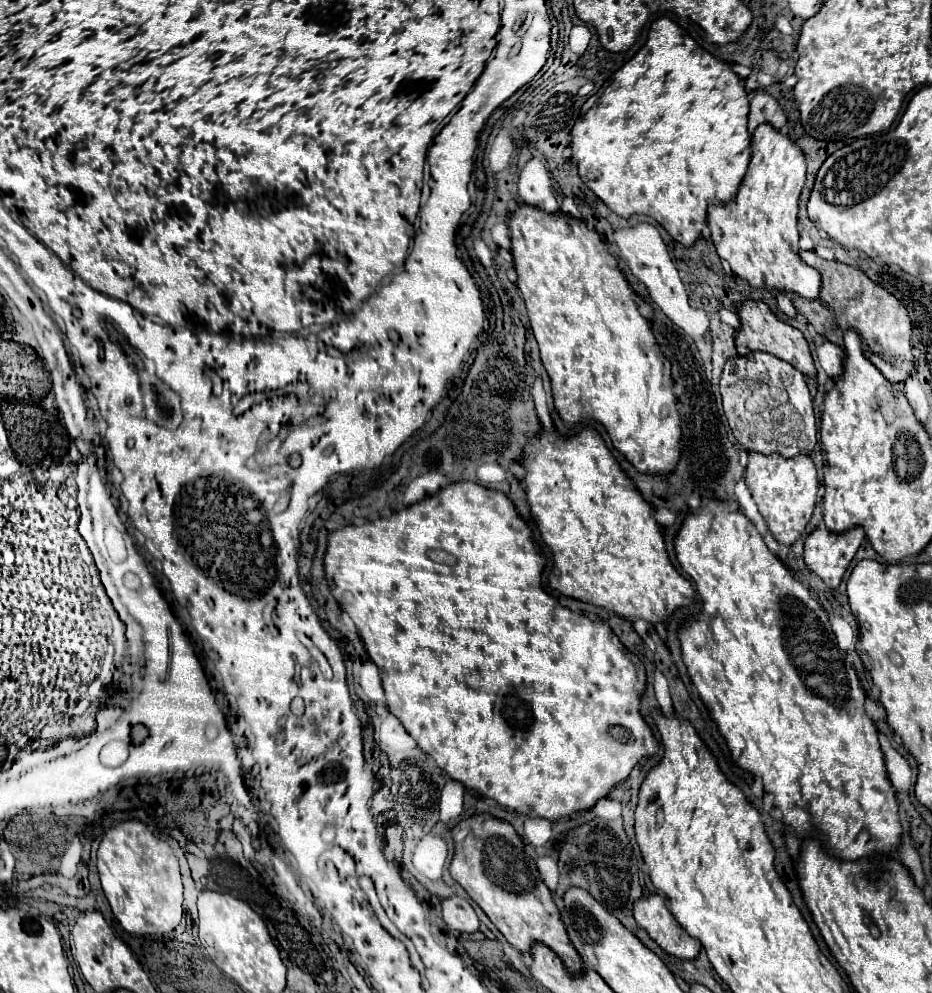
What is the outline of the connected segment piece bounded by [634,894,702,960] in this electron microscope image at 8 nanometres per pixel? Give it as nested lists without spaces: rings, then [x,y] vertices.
[[[650,894],[636,900],[634,918],[668,954],[684,960],[698,956],[702,944],[696,938],[688,936],[688,932],[676,922],[662,894]]]

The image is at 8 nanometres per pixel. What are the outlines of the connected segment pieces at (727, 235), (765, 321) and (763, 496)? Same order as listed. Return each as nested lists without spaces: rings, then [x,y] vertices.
[[[760,124],[752,134],[752,160],[740,182],[736,198],[708,206],[712,242],[734,274],[746,278],[754,288],[796,292],[816,298],[820,274],[798,256],[798,198],[806,182],[806,156],[800,146],[772,124]]]
[[[744,300],[742,304],[736,306],[736,314],[740,318],[740,328],[736,330],[736,348],[738,348],[740,356],[744,356],[748,352],[754,352],[754,350],[762,350],[762,352],[770,352],[770,354],[790,362],[804,376],[814,376],[816,374],[812,356],[810,356],[810,348],[808,348],[808,342],[802,336],[802,332],[792,328],[790,324],[784,324],[770,310],[770,306],[766,302],[762,302],[762,300]]]
[[[750,452],[744,480],[772,536],[784,546],[792,546],[796,540],[800,540],[800,536],[806,530],[806,524],[810,522],[816,504],[816,492],[818,492],[818,478],[812,458],[810,456],[782,458],[778,454],[764,456],[764,454]]]

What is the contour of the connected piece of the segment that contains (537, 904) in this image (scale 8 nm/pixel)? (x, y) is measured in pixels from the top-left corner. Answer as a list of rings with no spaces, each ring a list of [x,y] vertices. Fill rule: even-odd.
[[[478,814],[458,822],[452,828],[452,840],[452,878],[486,912],[486,916],[502,932],[502,936],[520,952],[528,952],[532,942],[542,942],[562,958],[568,970],[580,972],[580,956],[568,940],[566,928],[560,920],[560,912],[552,900],[552,894],[538,874],[536,862],[530,856],[526,856],[524,842],[516,834],[514,826],[490,814]]]

